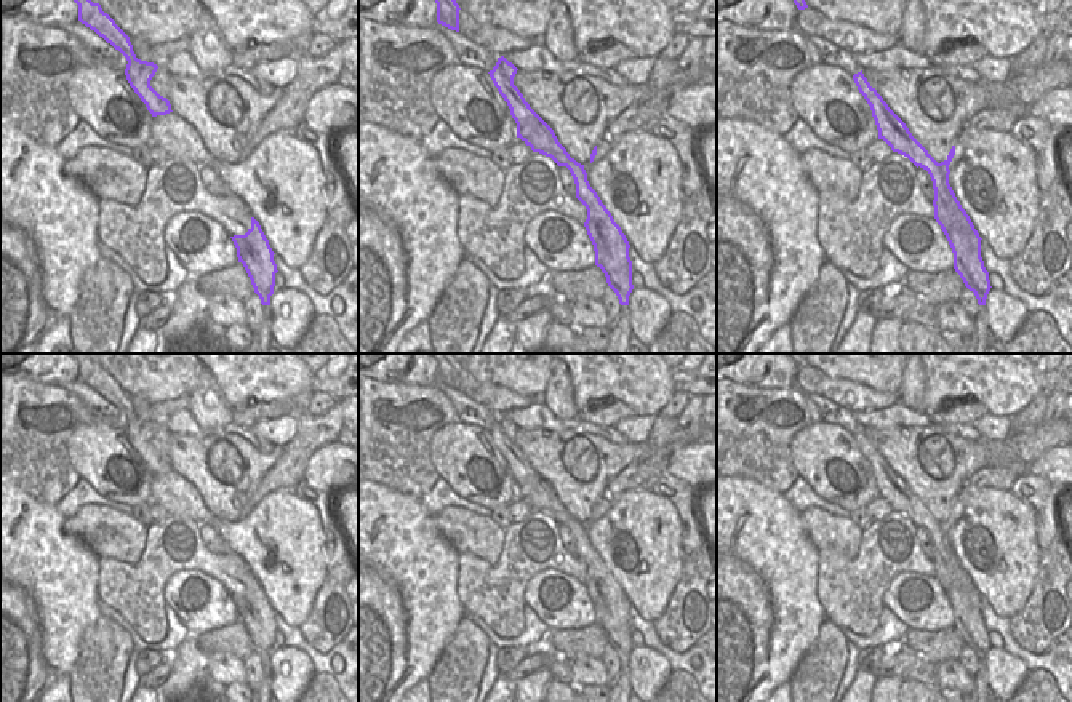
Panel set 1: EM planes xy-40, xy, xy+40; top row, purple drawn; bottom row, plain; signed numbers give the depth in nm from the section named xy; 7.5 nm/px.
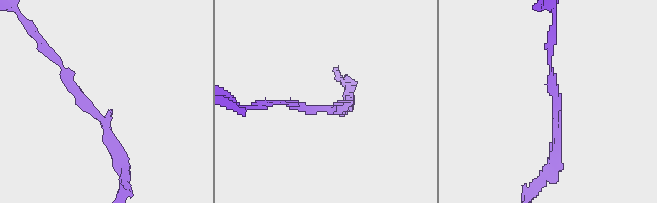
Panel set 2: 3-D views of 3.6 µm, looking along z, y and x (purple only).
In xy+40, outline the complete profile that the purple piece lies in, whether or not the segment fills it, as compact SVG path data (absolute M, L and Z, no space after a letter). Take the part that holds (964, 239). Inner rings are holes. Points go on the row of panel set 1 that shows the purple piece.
M862 70L854 74L853 80L870 106L878 139L883 139L893 152L907 157L917 168L928 171L934 189L934 219L952 248L954 269L965 286L974 293L978 304L986 305L992 286L981 257L982 238L949 184L949 165L955 155L955 146L952 146L947 158L938 163L912 136L906 123L888 107L877 90L870 86Z

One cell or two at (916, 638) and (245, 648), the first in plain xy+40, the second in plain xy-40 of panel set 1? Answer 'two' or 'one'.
one

